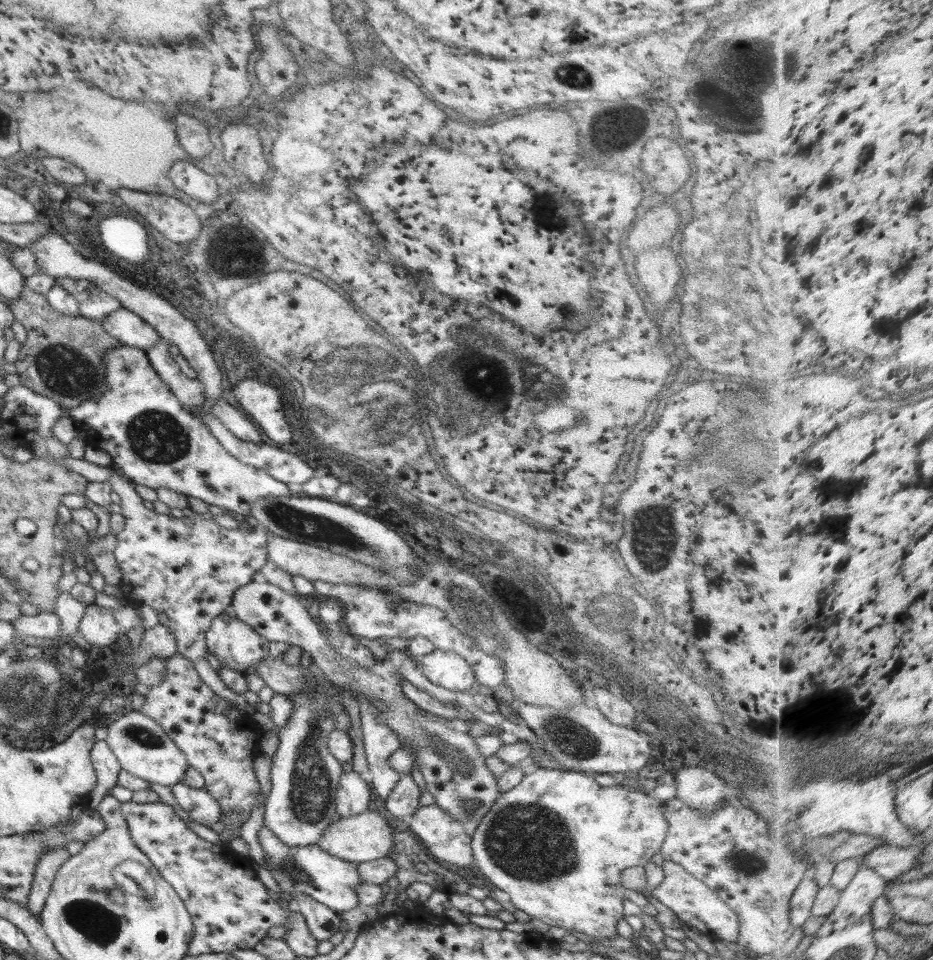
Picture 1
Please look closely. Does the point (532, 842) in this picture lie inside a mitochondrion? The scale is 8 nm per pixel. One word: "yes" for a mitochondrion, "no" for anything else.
yes

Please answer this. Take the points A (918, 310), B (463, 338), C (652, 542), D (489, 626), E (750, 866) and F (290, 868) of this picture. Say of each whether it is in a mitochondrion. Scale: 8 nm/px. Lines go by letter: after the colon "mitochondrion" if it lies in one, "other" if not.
A: other
B: mitochondrion
C: mitochondrion
D: mitochondrion
E: mitochondrion
F: mitochondrion

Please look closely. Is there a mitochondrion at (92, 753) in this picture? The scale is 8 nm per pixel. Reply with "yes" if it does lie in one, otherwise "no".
no

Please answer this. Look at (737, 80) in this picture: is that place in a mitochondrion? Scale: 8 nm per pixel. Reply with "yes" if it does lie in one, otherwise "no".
yes

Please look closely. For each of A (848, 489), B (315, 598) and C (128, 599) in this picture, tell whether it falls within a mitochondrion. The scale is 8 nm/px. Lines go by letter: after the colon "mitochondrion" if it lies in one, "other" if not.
A: other
B: other
C: other

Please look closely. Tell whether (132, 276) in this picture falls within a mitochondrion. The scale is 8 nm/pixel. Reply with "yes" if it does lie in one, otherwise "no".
no

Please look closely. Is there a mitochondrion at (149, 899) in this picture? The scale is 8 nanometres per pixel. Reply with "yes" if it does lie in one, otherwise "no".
no

